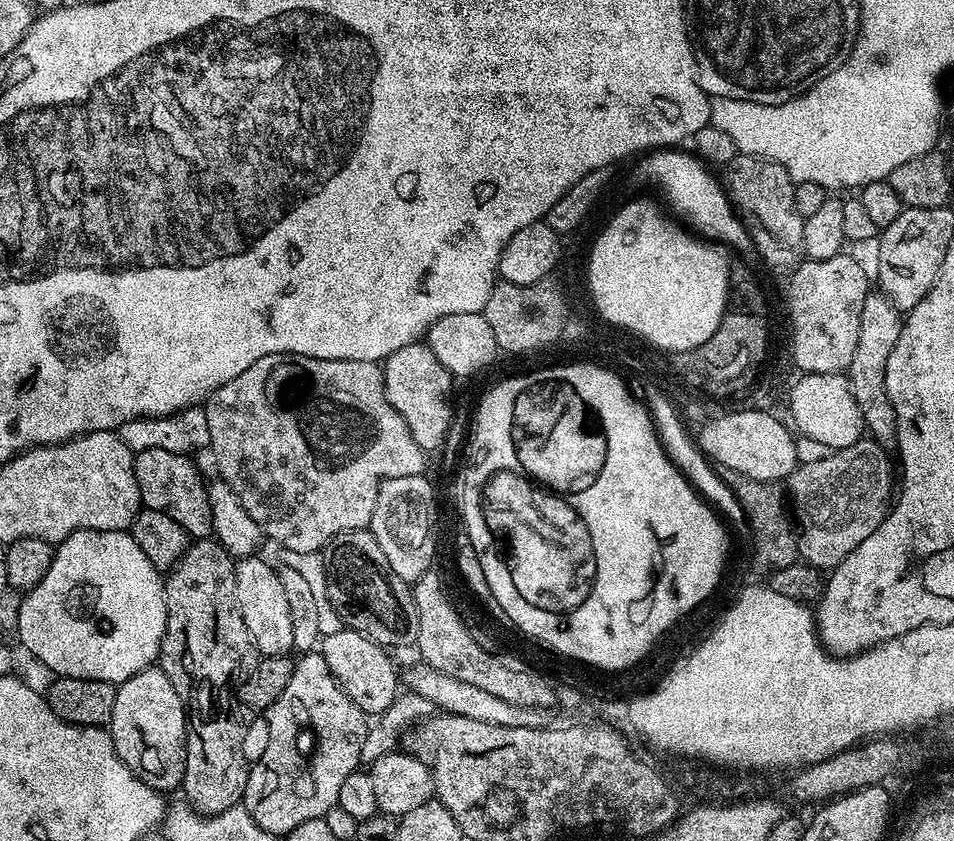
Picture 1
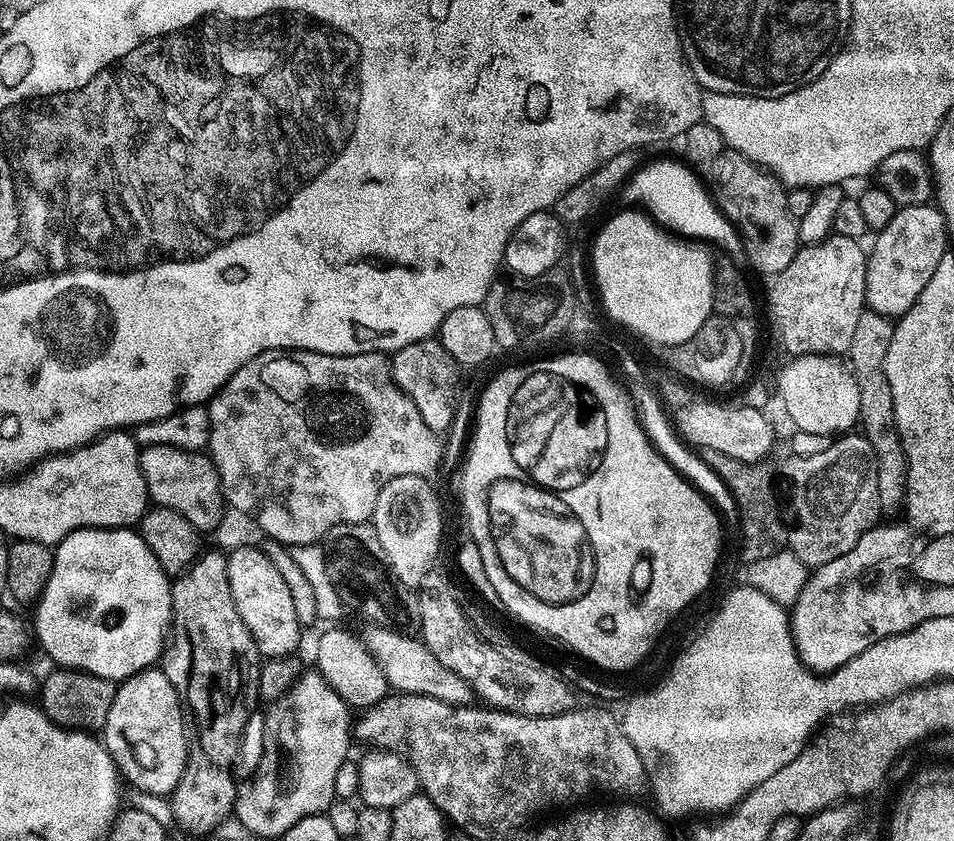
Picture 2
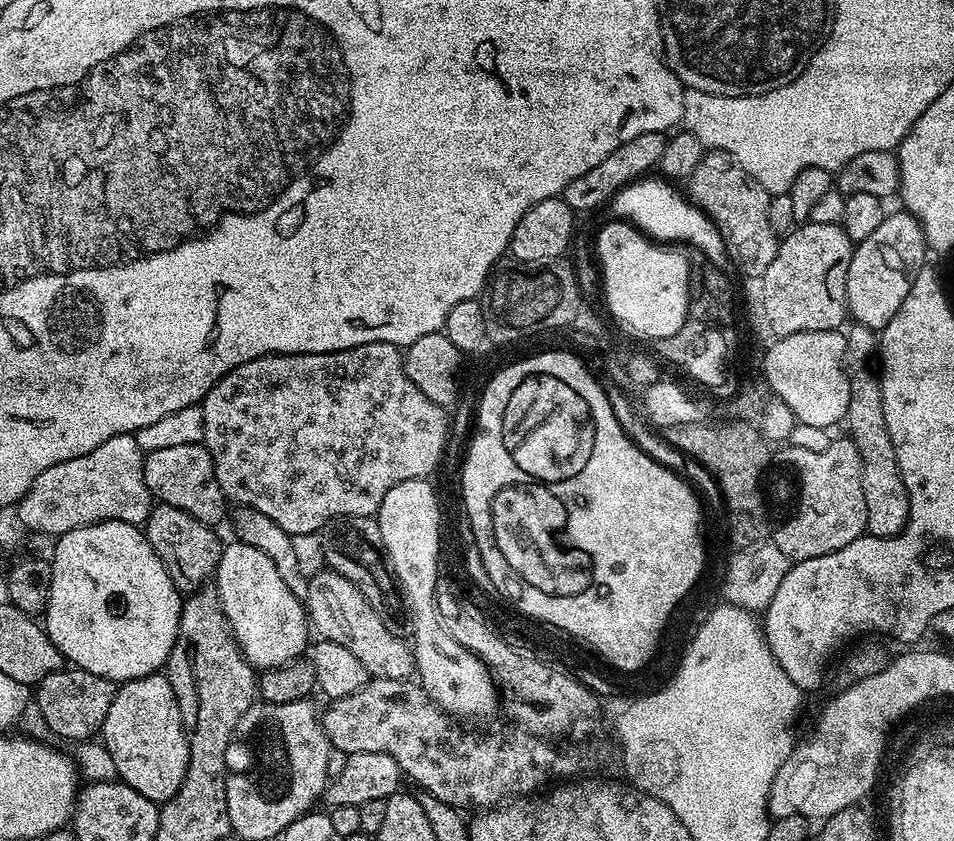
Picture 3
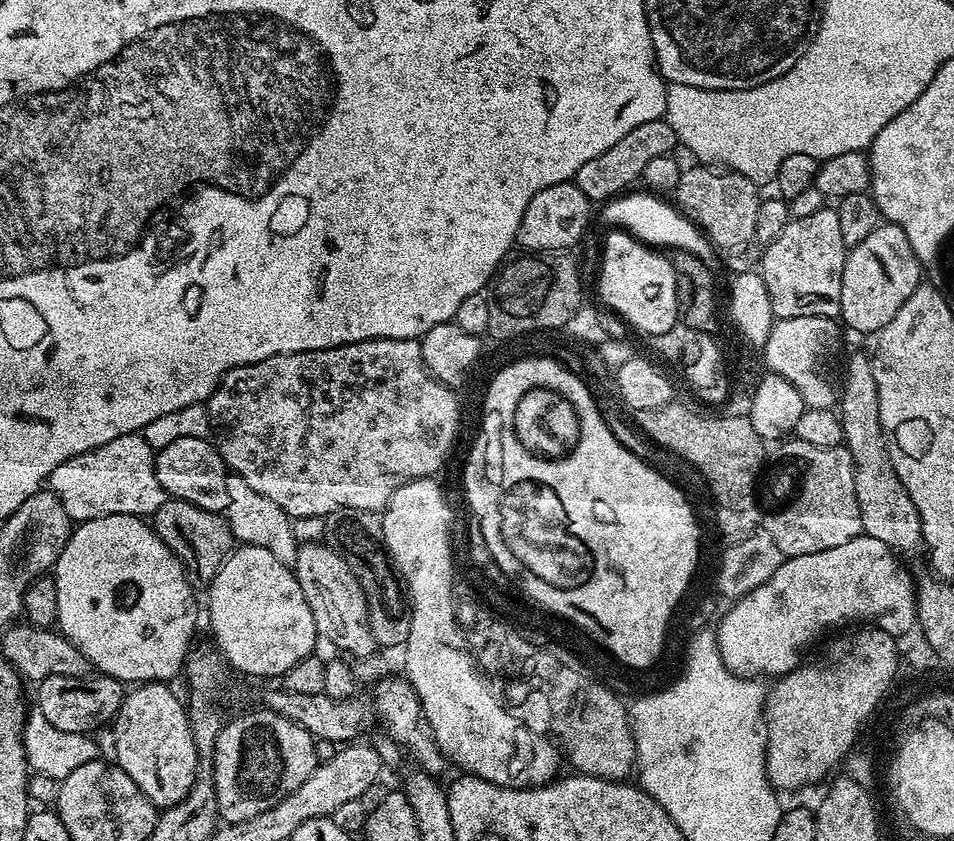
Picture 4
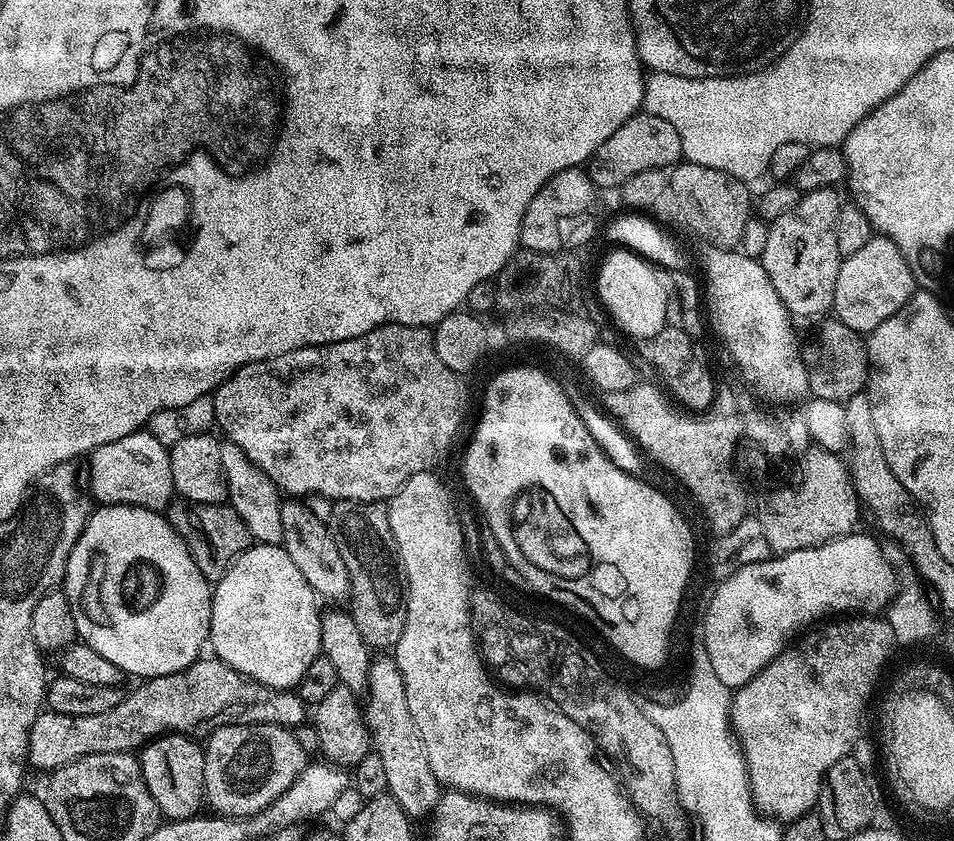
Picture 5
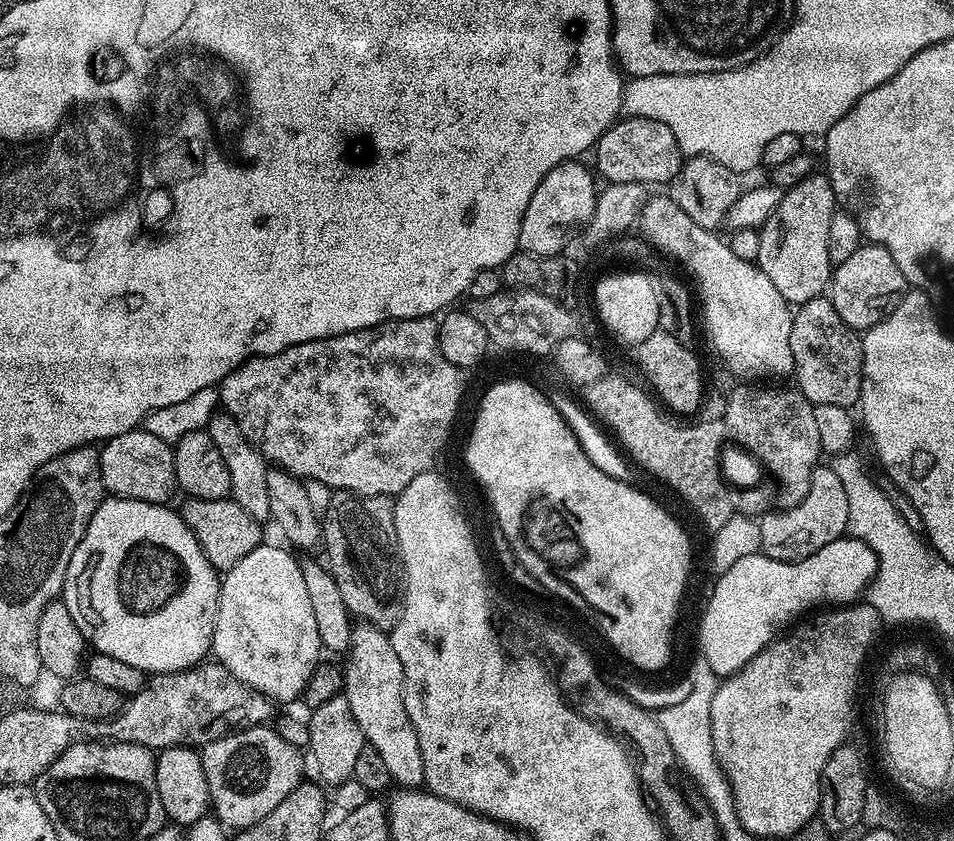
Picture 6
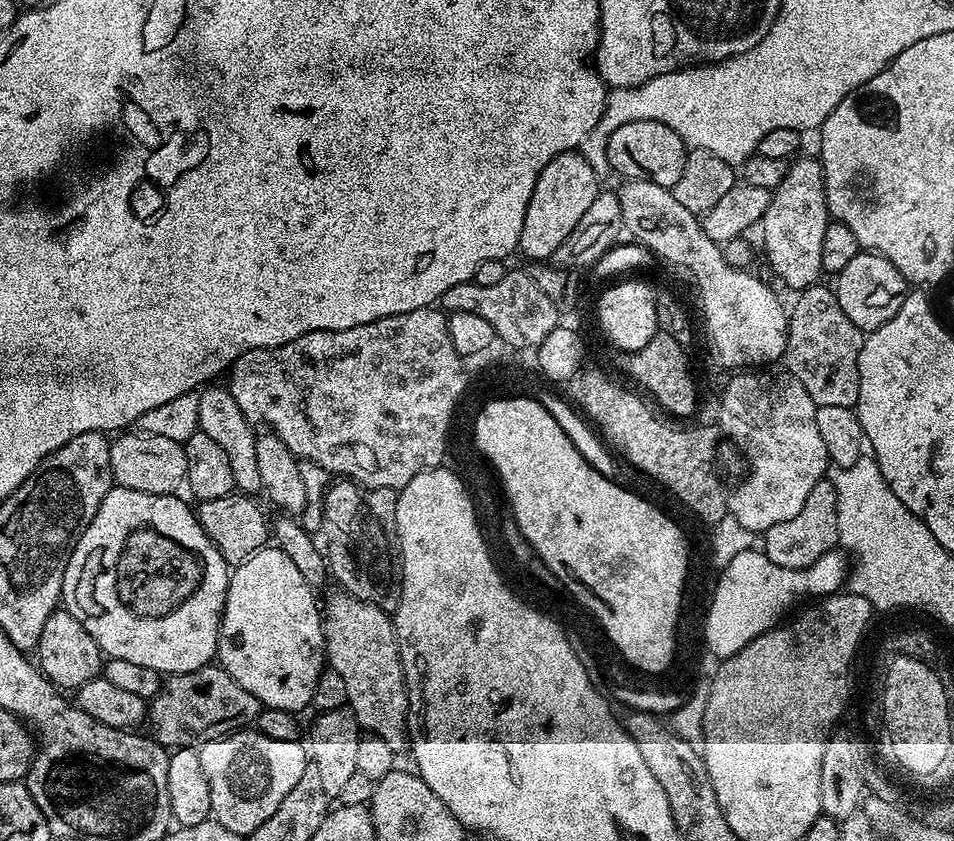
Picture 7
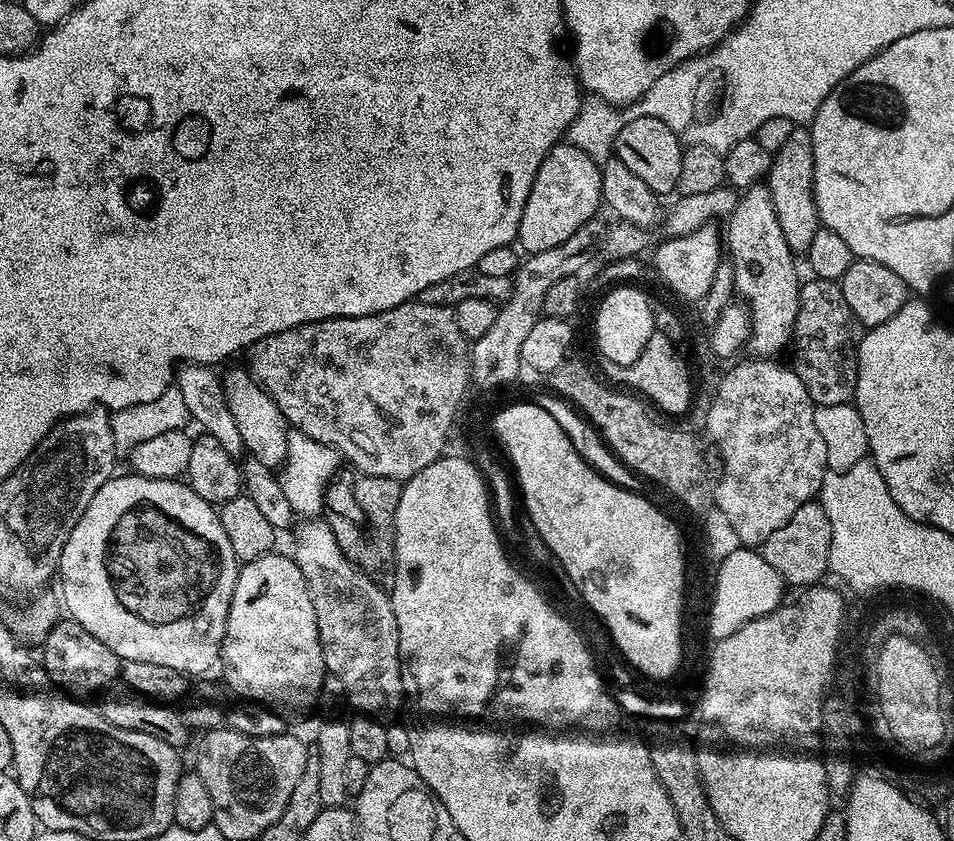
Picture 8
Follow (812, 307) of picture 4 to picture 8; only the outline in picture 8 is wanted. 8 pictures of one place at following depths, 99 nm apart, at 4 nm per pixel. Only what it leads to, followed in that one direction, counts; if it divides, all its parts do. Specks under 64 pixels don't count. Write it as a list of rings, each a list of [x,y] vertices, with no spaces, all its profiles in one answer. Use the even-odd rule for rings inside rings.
[[[793,127],[790,138],[782,145],[782,150],[772,153],[766,187],[770,190],[774,214],[778,214],[778,226],[782,226],[782,235],[786,242],[794,253],[807,253],[814,234],[822,227],[814,202],[814,146],[812,133],[807,127]]]

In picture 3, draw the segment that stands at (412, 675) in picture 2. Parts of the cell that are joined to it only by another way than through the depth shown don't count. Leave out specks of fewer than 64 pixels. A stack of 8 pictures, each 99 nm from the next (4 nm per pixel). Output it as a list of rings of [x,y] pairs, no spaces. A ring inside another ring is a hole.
[[[323,570],[308,577],[306,611],[311,631],[319,639],[346,646],[346,650],[350,650],[350,654],[355,654],[358,662],[366,666],[369,677],[407,680],[413,675],[412,650],[405,637],[391,632],[382,618],[378,618],[374,606],[362,598],[362,590],[358,590],[358,586],[354,586],[348,578],[342,578],[342,574]]]

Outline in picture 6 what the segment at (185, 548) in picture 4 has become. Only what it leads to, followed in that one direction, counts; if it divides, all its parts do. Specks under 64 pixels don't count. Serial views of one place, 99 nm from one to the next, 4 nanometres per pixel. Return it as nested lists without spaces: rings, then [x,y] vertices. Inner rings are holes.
[[[188,498],[183,502],[184,505],[179,505],[179,514],[194,538],[198,540],[202,554],[206,556],[217,573],[229,572],[238,562],[242,562],[242,558],[246,558],[246,554],[250,554],[250,550],[259,548],[265,539],[264,532],[260,529],[263,528],[261,523],[250,518],[250,514],[246,514],[246,510],[242,510],[242,506],[238,506],[236,500],[231,498],[222,500]]]

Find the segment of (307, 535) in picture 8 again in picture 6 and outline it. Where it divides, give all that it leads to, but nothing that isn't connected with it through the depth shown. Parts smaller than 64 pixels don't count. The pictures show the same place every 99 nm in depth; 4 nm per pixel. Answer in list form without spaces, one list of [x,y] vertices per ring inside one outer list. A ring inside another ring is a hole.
[[[361,623],[353,627],[351,656],[352,665],[343,669],[344,691],[342,695],[350,702],[350,710],[354,710],[354,722],[358,722],[366,744],[376,750],[379,757],[382,758],[389,770],[391,783],[404,790],[419,789],[424,784],[422,746],[418,746],[418,734],[410,722],[410,714],[406,714],[402,662],[398,662],[398,654],[394,654],[391,635],[387,631],[373,628],[370,624]]]

